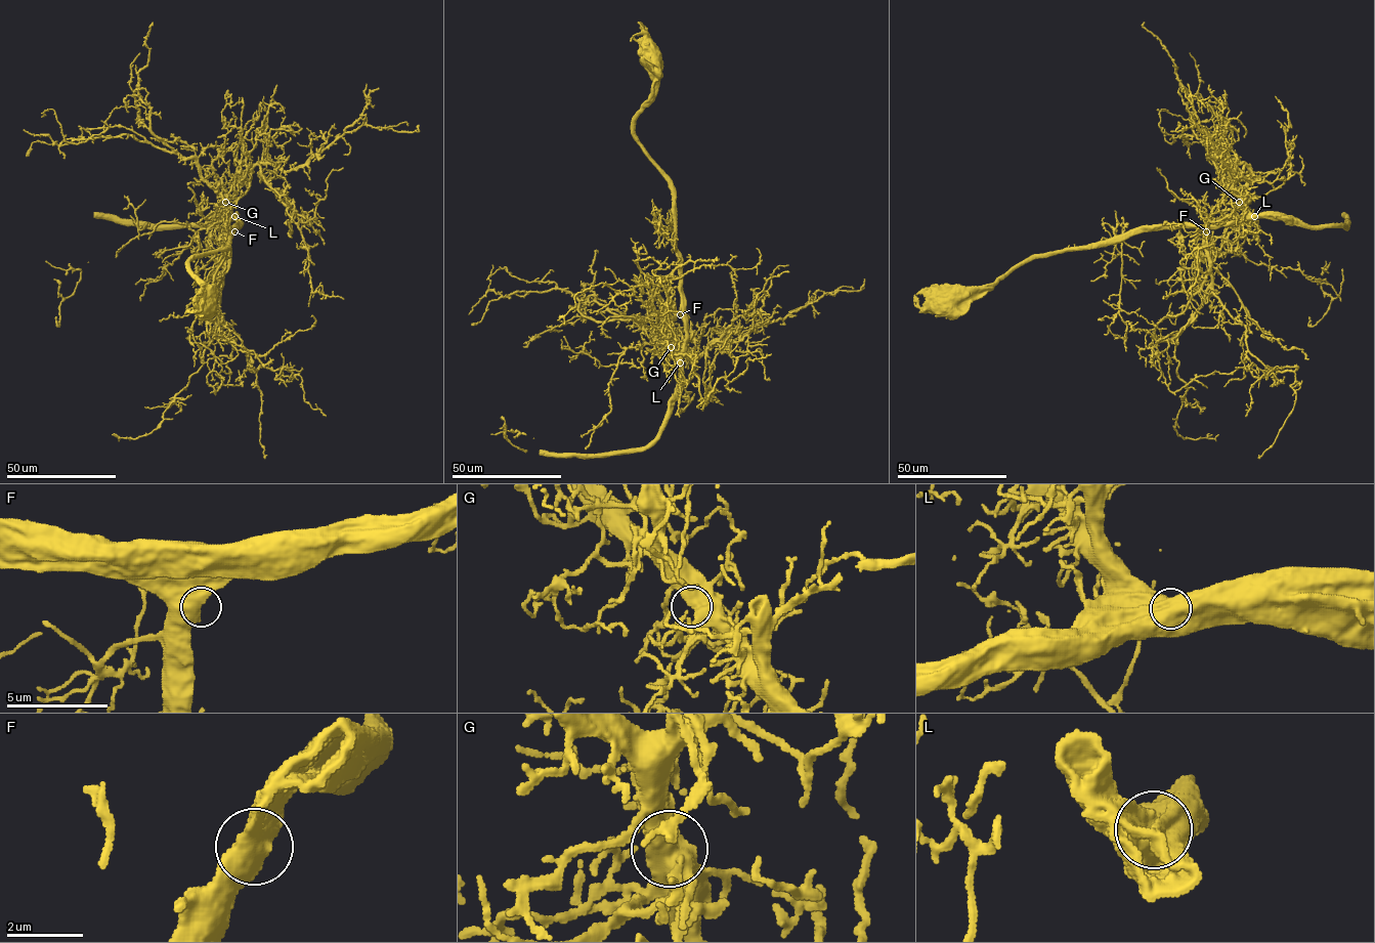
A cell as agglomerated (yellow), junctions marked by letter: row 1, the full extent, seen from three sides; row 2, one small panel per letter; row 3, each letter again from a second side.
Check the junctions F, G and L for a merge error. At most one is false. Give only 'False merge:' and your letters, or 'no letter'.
False merge: no letter

